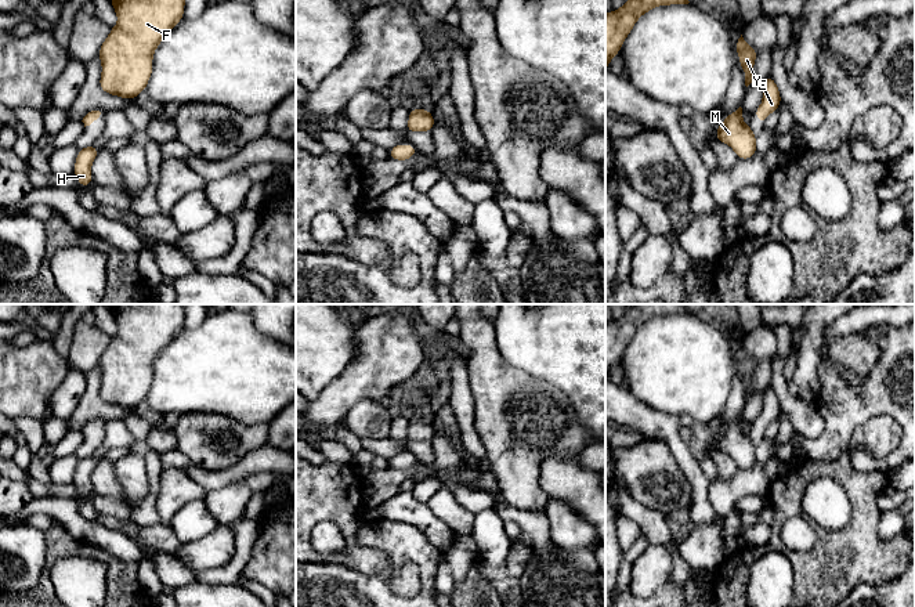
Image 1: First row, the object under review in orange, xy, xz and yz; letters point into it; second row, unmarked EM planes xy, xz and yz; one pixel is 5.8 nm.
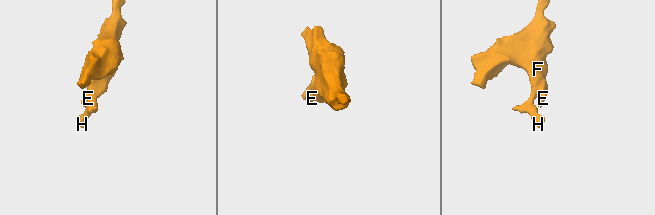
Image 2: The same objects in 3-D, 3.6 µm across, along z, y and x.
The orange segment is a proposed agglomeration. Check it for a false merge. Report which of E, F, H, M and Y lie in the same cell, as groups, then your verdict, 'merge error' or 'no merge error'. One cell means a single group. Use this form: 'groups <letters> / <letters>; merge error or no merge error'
groups E F H M Y; no merge error

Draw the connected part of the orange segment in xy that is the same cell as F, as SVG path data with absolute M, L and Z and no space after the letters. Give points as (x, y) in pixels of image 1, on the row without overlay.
M115 304L117 335L111 337L98 366L102 401L134 409L152 384L156 357L184 326L185 304Z

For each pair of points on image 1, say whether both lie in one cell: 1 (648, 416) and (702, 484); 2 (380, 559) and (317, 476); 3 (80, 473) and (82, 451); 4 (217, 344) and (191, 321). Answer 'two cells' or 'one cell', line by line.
1: one cell
2: one cell
3: one cell
4: two cells

